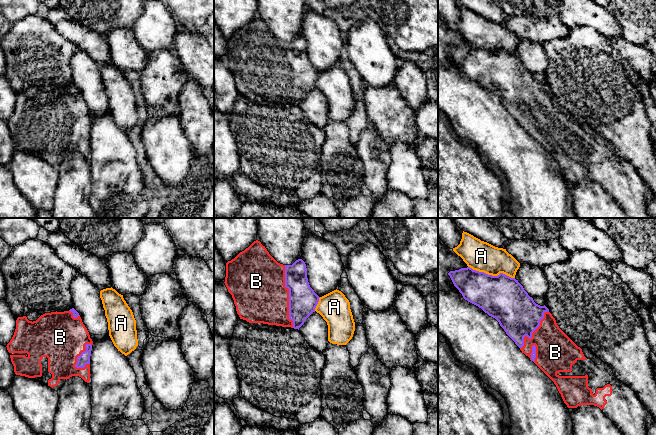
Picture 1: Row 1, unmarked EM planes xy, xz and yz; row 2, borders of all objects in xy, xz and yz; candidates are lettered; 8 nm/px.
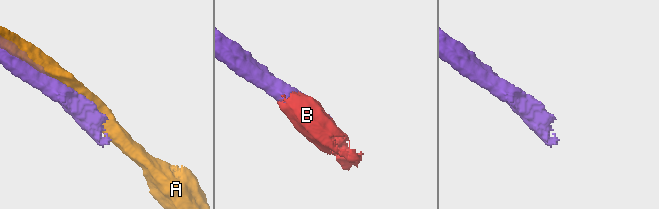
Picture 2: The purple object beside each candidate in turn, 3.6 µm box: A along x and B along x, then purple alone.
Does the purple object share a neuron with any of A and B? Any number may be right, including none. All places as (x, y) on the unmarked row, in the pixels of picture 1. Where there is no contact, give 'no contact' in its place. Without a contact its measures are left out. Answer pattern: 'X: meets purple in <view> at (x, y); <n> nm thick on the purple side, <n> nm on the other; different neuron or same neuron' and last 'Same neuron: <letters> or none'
A: meets purple in yz at (491, 51); 360 nm thick on the purple side, 240 nm on the other; different neuron
B: meets purple in xz at (289, 72); 220 nm thick on the purple side, 440 nm on the other; same neuron
Same neuron: B

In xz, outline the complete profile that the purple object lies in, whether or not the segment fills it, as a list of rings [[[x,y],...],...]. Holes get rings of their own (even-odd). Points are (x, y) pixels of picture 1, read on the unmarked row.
[[[254,17],[226,39],[225,61],[232,71],[240,95],[298,105],[315,88],[319,72],[310,63],[302,35],[292,41],[278,39],[260,17]]]

